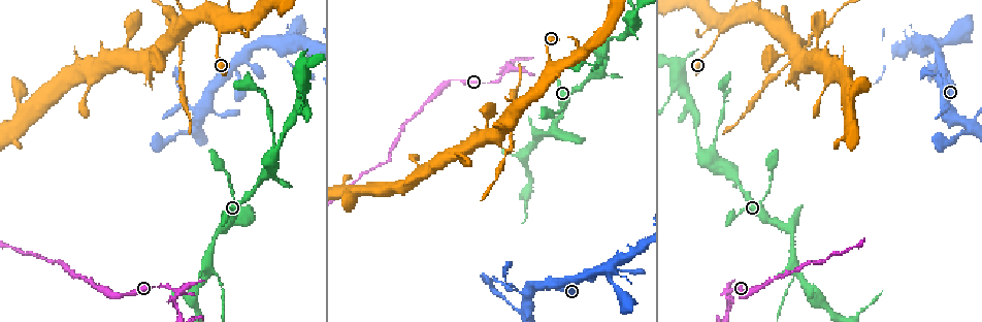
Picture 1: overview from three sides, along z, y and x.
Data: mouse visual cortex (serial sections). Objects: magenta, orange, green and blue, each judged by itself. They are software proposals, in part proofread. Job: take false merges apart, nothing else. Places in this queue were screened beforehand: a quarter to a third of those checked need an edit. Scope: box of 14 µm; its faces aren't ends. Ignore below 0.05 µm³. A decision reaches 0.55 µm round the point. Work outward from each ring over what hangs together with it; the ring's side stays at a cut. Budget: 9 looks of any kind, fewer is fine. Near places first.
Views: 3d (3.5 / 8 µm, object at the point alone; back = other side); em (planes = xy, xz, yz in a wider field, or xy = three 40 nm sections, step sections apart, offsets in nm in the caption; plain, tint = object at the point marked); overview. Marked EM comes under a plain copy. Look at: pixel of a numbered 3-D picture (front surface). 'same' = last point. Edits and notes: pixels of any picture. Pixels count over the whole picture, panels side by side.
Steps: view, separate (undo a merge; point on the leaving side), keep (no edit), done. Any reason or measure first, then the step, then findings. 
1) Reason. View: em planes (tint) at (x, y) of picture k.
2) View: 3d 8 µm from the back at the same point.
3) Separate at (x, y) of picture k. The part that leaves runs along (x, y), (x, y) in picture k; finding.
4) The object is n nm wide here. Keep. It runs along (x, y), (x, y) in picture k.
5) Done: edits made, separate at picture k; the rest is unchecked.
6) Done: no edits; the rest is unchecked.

Sudden change in width. View: 3d 3.5 µm at (274, 150) of picture 1.

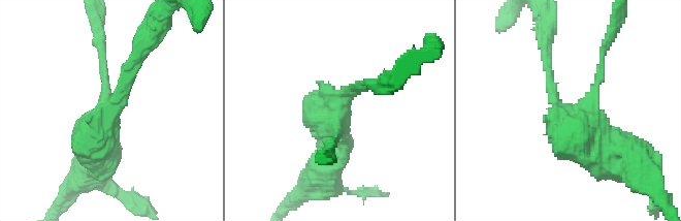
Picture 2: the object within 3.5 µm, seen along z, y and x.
3 arms meet here; the arms are 150, 150, 350 nm wide; now the EM. View: em xy step 5 (tint) at (337, 125) of picture 2.

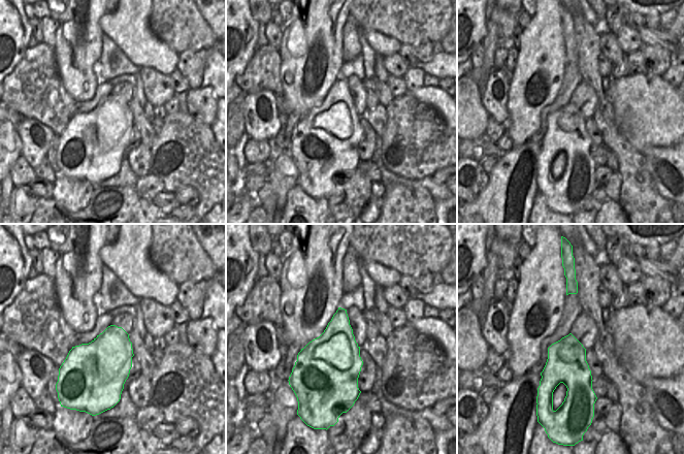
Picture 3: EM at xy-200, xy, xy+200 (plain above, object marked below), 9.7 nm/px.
Keep. It runs along (626, 168), (557, 108), (550, 76) in picture 2; continuous, no second cell.

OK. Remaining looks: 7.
Abrupt turn. View: 3d 3.5 µm at (731, 290) of picture 1.

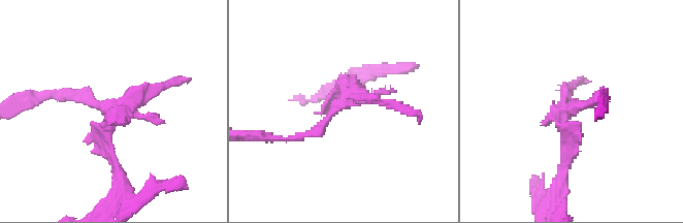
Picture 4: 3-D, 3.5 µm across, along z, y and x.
View: em xy step 3 (tint) at (337, 107) of picture 4.

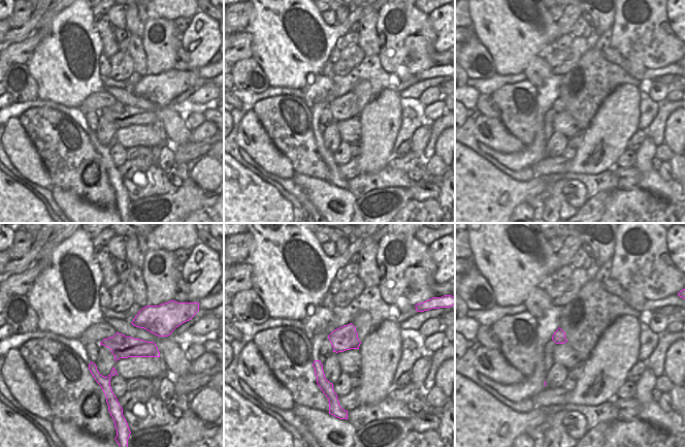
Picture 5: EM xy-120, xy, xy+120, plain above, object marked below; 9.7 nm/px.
Separate at (117, 113) of picture 4. The part that leaves runs along (102, 104), (122, 187) in picture 4; two cells meet here.

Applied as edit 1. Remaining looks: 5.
See it whole again. View: overview.

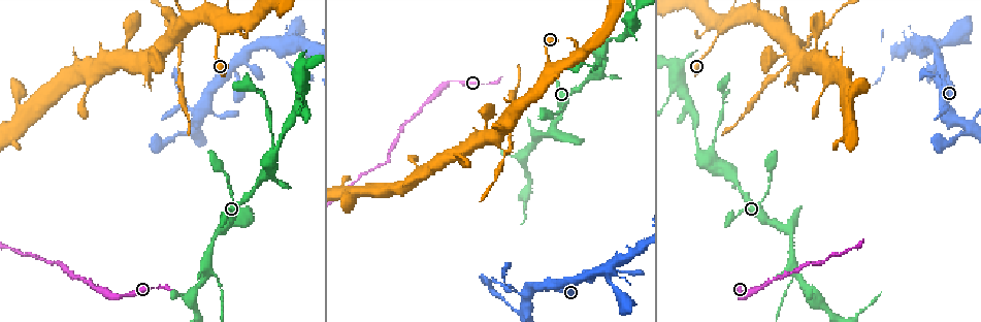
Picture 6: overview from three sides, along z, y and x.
A narrow waist. View: 3d 3.5 µm at (792, 243) of picture 6.

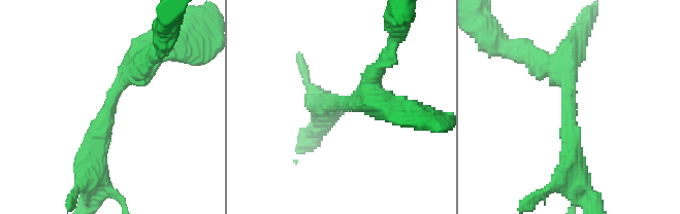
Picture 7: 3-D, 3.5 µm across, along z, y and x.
The arms are 350, 350 nm wide. View: em xy step 2 (tint) at (107, 111) of picture 7.

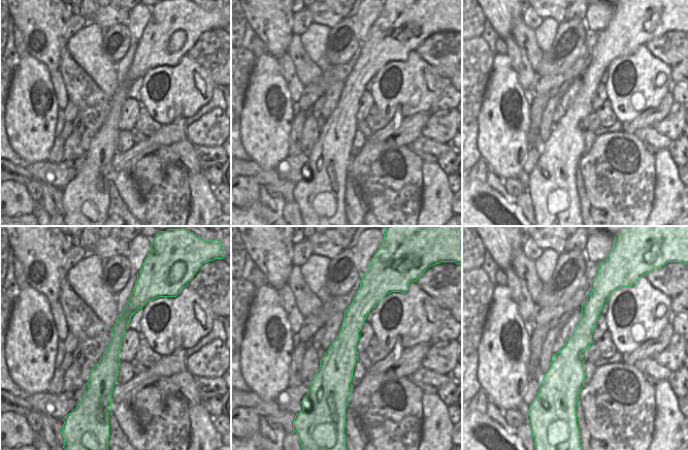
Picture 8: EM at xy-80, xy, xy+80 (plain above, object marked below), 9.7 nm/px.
Keep. It runs along (141, 65), (112, 94), (94, 179) in picture 7; continuous, no second cell.

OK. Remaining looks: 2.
View: 3d 3.5 µm at (192, 109) of picture 6.

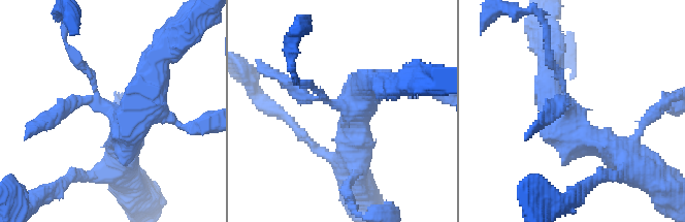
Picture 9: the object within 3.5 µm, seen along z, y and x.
View: em planes (tint) at (111, 111) of picture 9.

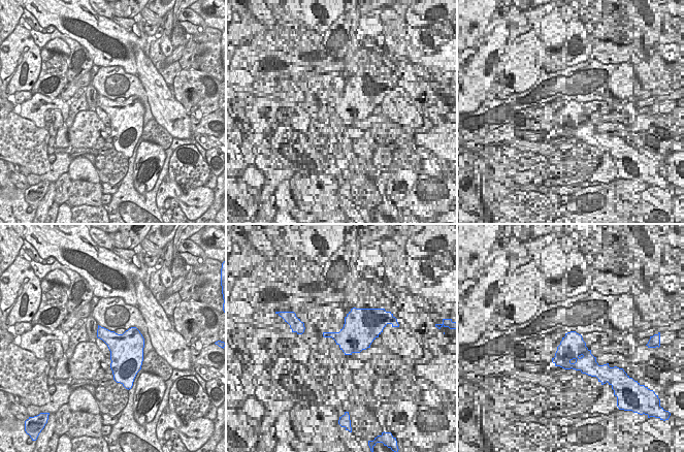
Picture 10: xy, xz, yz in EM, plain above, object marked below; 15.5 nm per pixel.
Keep. It runs along (549, 68), (554, 109), (623, 157) in picture 9; continuous, no second cell.

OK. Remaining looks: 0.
Done: edits made, separate at picture 4; the rest is unchecked.

